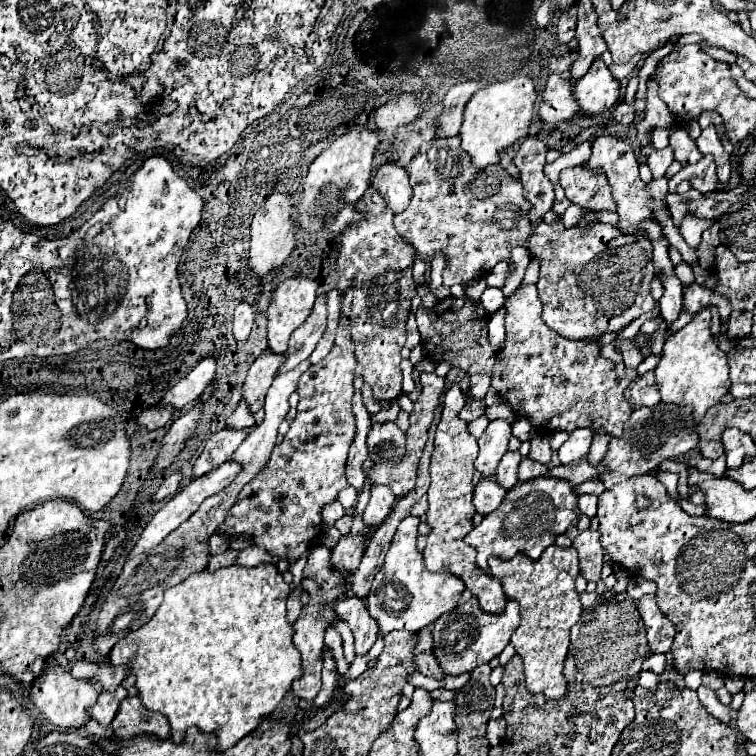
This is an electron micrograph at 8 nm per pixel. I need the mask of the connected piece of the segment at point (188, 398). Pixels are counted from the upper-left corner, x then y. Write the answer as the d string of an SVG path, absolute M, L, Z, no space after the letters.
M205 357L193 367L193 371L187 377L183 377L171 391L165 393L159 405L161 407L171 405L177 411L181 411L185 405L201 397L203 389L213 381L213 377L215 377L215 359Z

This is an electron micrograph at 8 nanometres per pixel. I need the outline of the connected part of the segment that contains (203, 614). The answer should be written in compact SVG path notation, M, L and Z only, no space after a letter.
M265 563L265 565L257 565L257 567L241 567L241 565L231 565L231 567L221 567L217 571L203 571L203 573L193 573L191 577L187 577L183 583L169 587L165 591L165 599L161 603L161 607L157 609L155 617L145 623L141 629L131 631L125 639L121 639L109 657L131 657L131 671L137 675L137 689L139 689L139 697L141 703L149 709L149 711L157 711L161 715L165 715L169 719L171 725L171 741L181 743L185 739L185 733L191 725L197 725L203 733L215 733L217 735L217 747L215 751L225 751L229 747L233 747L235 743L239 743L245 735L249 735L263 717L271 715L277 705L281 703L281 699L285 697L285 693L291 689L293 679L301 677L301 655L297 651L297 647L293 645L293 625L287 621L287 609L285 609L285 601L291 593L291 585L287 585L283 581L283 575L277 571L277 567L273 563Z

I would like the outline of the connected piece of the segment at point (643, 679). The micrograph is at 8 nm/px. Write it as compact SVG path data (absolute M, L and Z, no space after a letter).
M641 671L641 673L639 673L639 685L645 687L645 689L655 691L657 685L659 685L659 675L653 673L653 671Z

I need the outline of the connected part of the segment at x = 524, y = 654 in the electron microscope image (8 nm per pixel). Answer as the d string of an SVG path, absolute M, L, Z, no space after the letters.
M551 545L537 561L523 553L517 553L507 561L493 555L489 559L489 571L493 577L503 581L505 595L521 607L521 625L513 633L511 645L523 659L527 689L531 693L543 693L547 699L561 699L567 693L563 661L569 649L569 629L581 615L581 603L575 591L575 579L579 575L575 549Z

